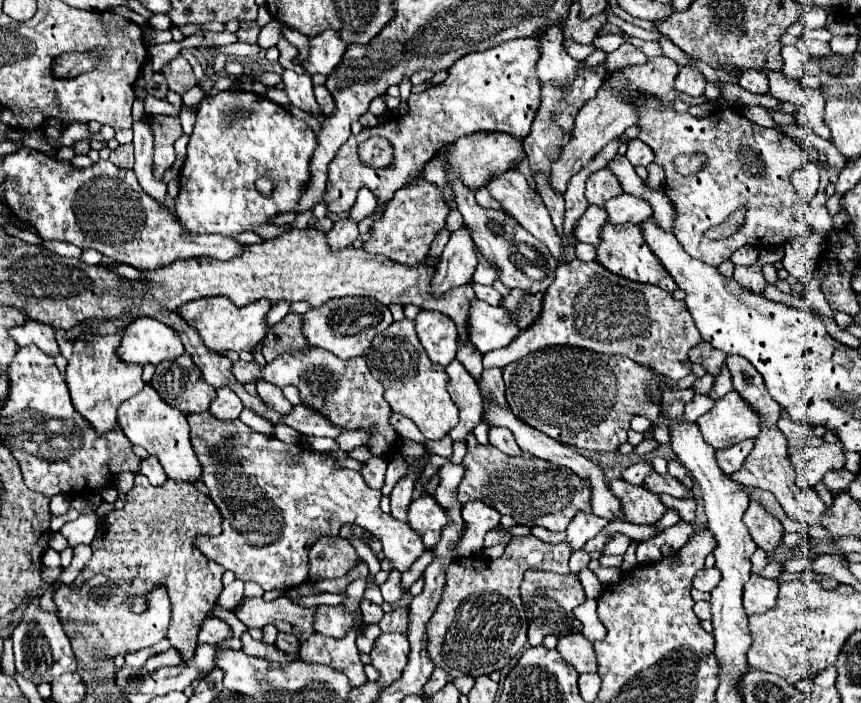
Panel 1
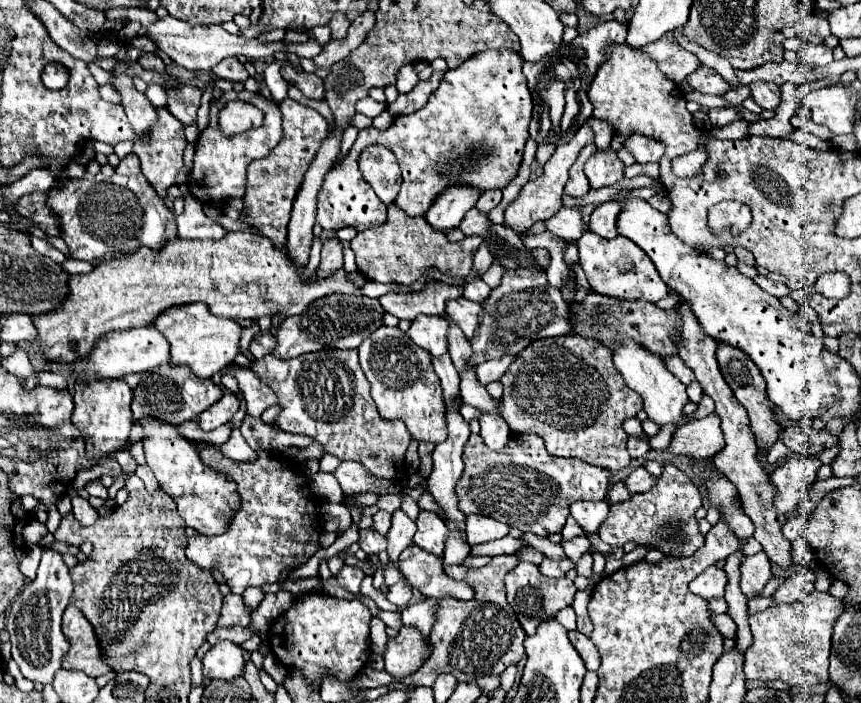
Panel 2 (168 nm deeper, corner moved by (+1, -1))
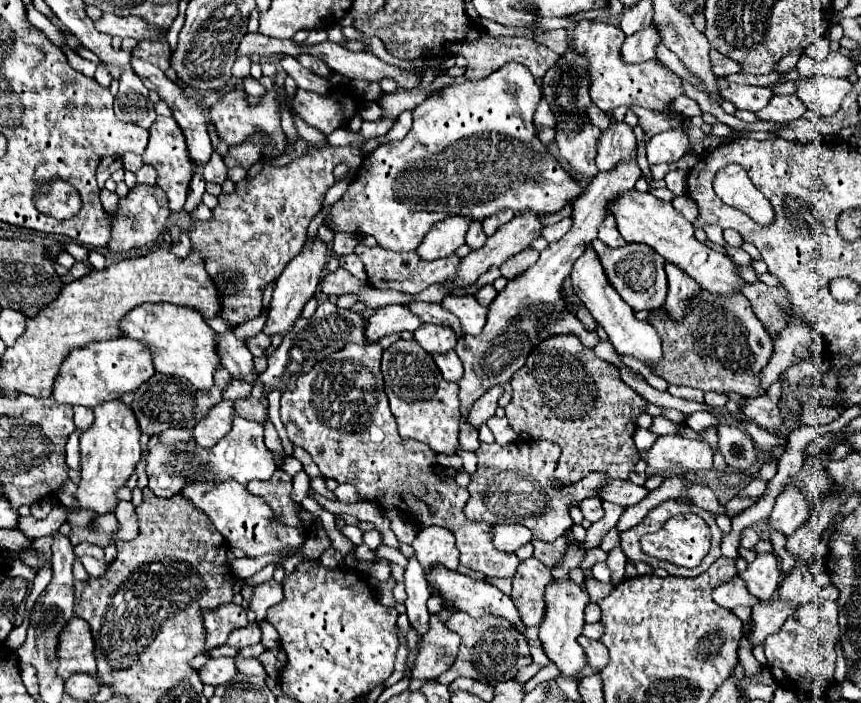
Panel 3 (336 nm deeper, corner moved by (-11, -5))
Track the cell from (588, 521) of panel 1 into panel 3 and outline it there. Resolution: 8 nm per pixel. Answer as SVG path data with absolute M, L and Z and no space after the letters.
M587 497L579 503L579 509L583 513L585 519L589 519L591 523L599 521L603 517L603 501L599 497Z

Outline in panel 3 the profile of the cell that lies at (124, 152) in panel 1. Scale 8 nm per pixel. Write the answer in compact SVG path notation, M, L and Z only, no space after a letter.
M143 165L135 175L137 175L139 185L155 185L157 173L155 173L155 169L151 165Z

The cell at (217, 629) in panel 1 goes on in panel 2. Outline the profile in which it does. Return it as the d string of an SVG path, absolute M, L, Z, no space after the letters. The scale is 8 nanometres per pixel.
M249 625L249 627L229 627L229 629L219 629L219 627L217 627L213 633L207 635L207 643L209 643L209 645L215 645L215 643L221 641L221 639L229 639L229 641L241 645L241 643L247 641L253 633L255 633L255 629L251 629L251 625Z

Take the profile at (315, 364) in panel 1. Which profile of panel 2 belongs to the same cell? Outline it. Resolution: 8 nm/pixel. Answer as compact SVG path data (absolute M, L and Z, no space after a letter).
M323 349L293 359L267 355L249 365L263 383L273 387L283 407L279 427L309 435L341 461L359 461L375 477L399 479L405 473L405 451L411 435L403 421L383 419L371 399L371 385L357 361L357 349Z

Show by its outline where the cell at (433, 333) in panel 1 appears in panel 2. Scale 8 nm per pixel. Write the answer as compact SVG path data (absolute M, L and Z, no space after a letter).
M419 315L409 327L409 337L413 339L413 343L429 351L433 357L449 353L447 333L449 333L447 319L439 315Z

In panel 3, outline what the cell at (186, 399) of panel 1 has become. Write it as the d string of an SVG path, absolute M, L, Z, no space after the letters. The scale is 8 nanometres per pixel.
M223 367L215 369L215 385L207 391L193 389L191 385L181 385L181 389L179 389L177 377L167 377L167 375L155 373L147 383L143 383L135 391L131 409L137 417L139 429L145 431L147 435L161 433L165 429L193 429L195 423L199 423L199 419L203 419L209 413L209 409L221 401L221 391L229 383L231 383L231 375L227 371L223 371Z

